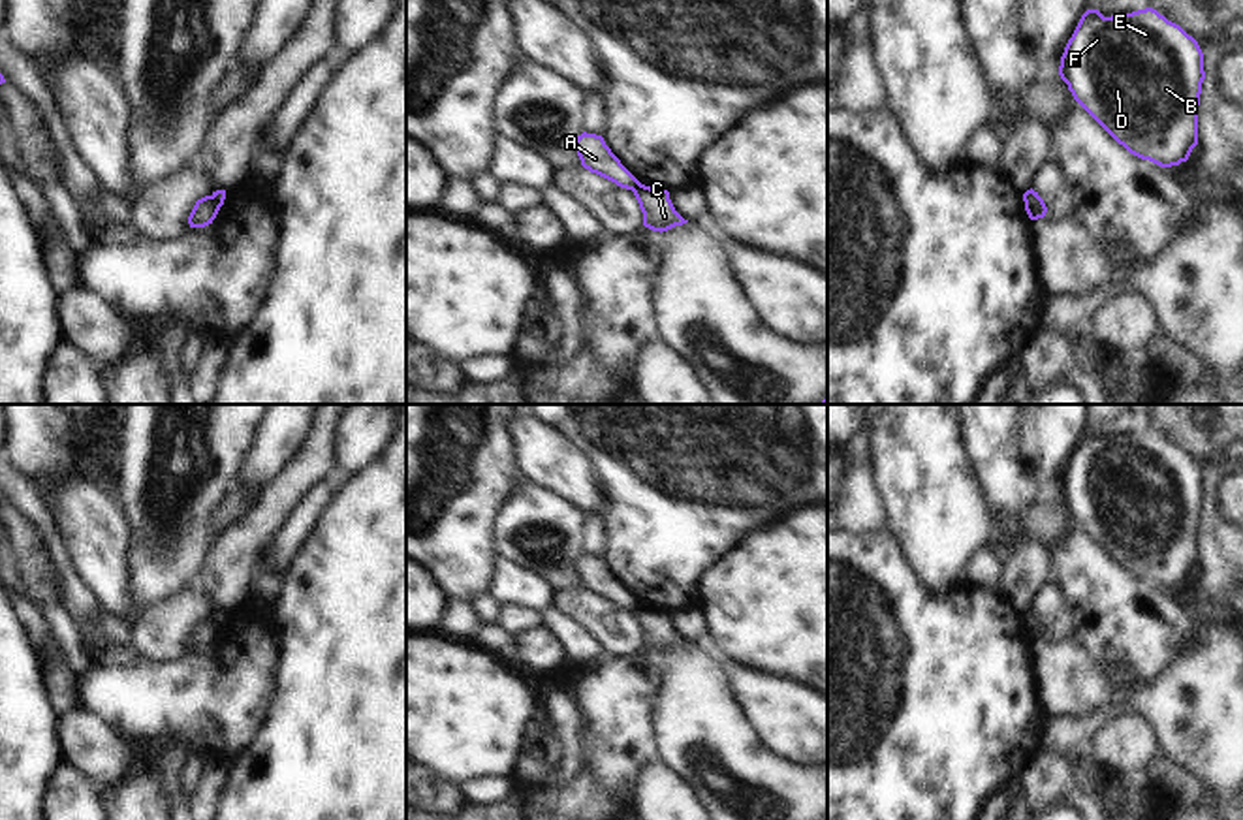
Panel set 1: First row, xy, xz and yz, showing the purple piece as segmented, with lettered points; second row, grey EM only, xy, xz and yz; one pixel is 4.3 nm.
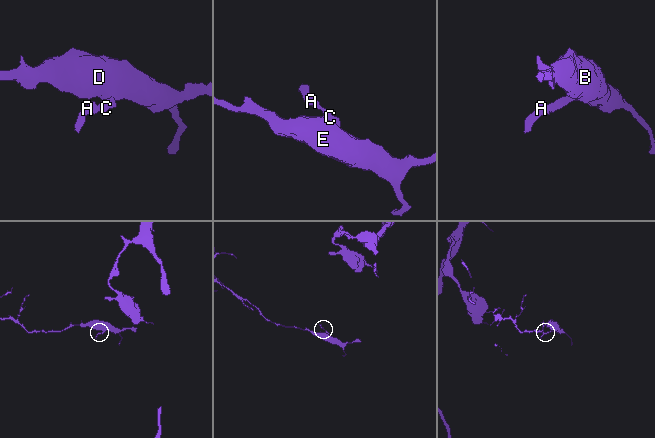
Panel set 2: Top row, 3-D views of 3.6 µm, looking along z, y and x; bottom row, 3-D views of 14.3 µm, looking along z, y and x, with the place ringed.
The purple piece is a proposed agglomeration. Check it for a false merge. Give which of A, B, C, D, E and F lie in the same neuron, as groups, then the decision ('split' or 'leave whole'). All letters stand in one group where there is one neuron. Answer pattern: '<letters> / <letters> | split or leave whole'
A / B C D E F | split

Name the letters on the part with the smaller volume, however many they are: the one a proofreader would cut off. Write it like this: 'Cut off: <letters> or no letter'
Cut off: A

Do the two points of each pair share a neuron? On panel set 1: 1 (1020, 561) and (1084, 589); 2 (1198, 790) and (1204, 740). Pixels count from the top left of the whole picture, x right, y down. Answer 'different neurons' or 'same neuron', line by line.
1: different neurons
2: different neurons

